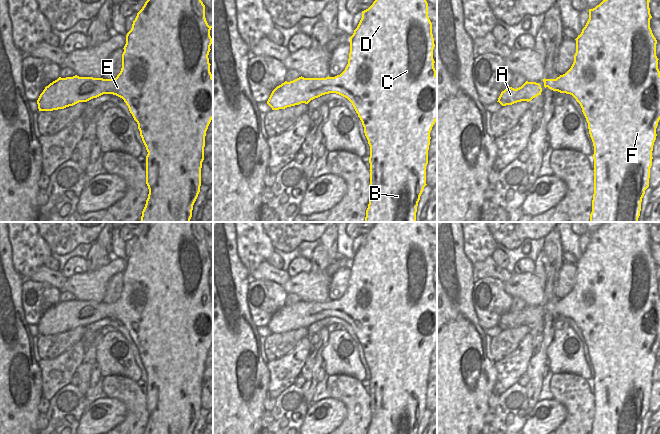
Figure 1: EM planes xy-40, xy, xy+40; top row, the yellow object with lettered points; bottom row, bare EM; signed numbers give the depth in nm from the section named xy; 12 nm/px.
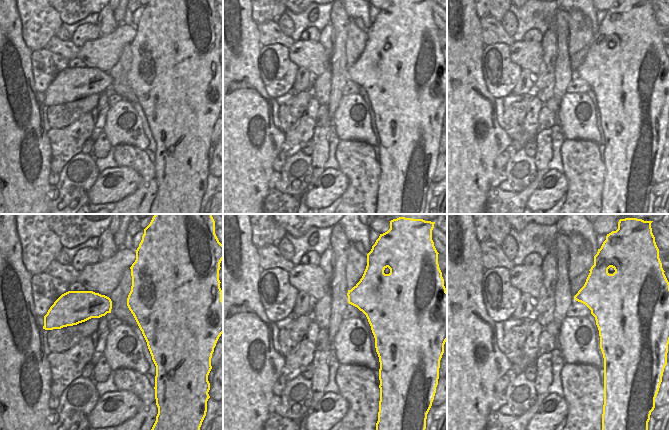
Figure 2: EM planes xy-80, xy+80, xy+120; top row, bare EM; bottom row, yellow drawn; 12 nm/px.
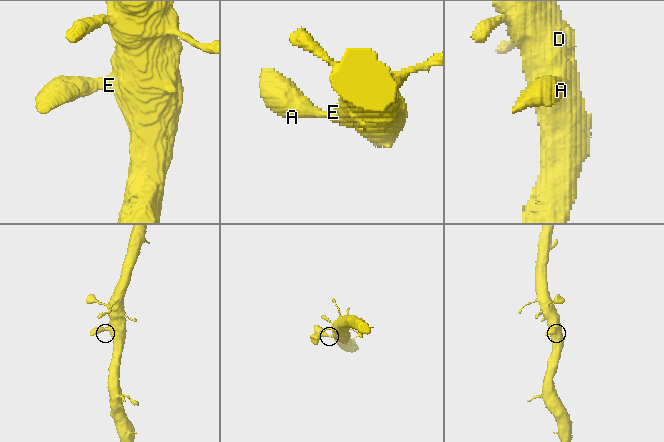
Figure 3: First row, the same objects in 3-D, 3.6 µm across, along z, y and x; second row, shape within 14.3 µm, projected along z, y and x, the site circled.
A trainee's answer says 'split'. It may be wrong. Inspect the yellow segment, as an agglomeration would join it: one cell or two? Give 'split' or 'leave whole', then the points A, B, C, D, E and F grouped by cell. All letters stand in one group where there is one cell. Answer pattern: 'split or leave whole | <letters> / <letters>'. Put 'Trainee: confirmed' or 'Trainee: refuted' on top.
Trainee: refuted
leave whole | A B C D E F

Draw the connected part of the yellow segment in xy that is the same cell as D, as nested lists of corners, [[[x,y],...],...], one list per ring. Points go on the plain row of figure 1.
[[[377,222],[373,228],[362,235],[362,242],[350,261],[350,277],[345,294],[335,301],[304,302],[299,301],[293,305],[285,305],[277,310],[271,317],[267,328],[272,334],[285,333],[287,331],[308,328],[311,324],[329,317],[336,317],[347,322],[353,329],[364,351],[364,357],[370,370],[370,420],[367,434],[417,434],[420,420],[426,408],[426,390],[428,388],[428,374],[430,369],[430,356],[437,345],[437,299],[434,292],[433,273],[435,271],[432,258],[432,247],[428,240],[428,227],[425,222]]]

